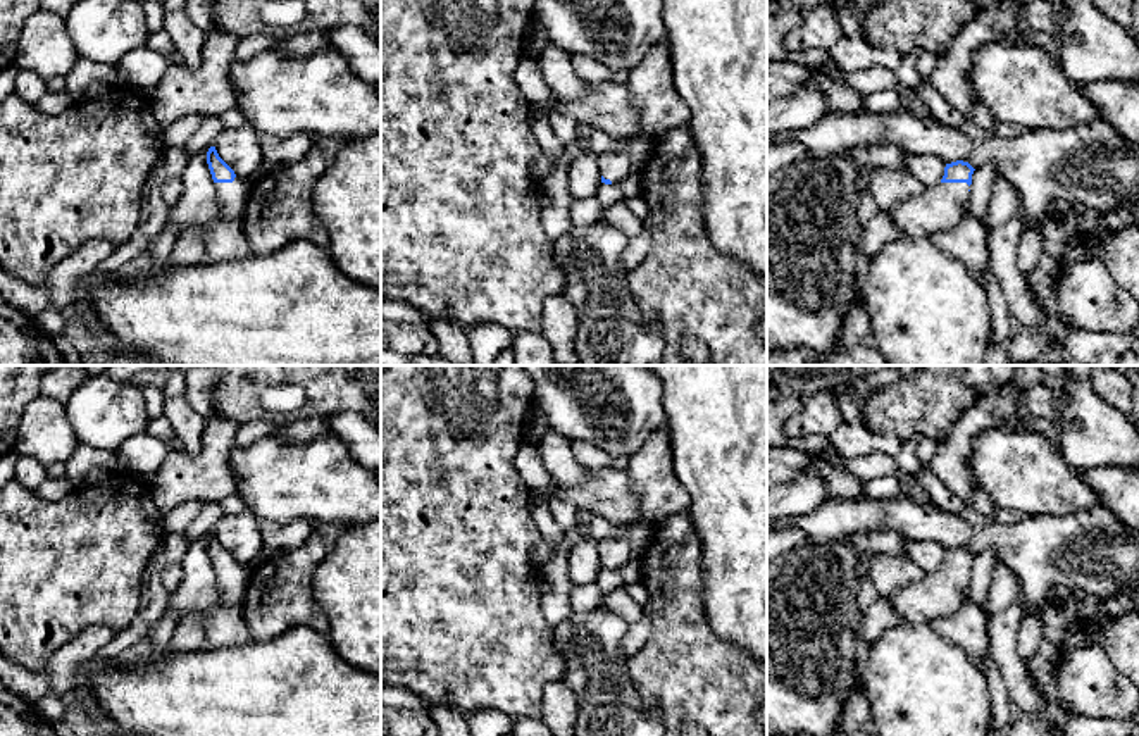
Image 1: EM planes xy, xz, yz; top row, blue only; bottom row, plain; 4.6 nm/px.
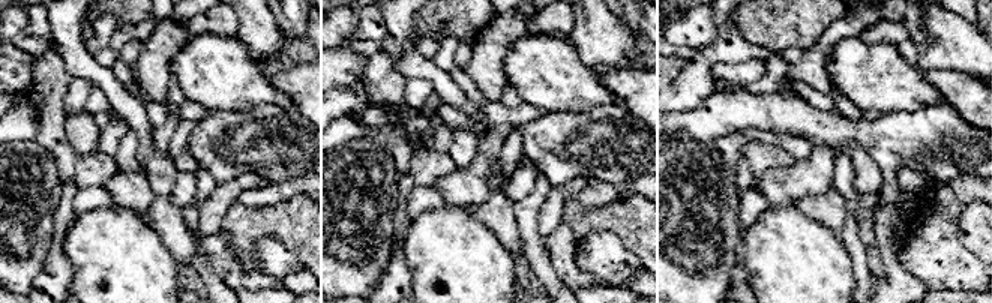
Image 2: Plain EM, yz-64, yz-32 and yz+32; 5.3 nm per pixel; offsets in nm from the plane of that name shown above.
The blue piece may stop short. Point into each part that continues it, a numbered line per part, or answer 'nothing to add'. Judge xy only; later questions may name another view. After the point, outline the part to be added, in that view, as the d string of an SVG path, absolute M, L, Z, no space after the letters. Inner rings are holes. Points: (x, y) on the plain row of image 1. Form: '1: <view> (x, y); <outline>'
1: xy (231, 585); M238 562L233 569L215 569L217 602L205 612L181 617L165 652L184 653L203 650L207 617L224 607L241 607L246 596L248 581L250 572Z

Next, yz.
1: yz (941, 593); M939 569L918 581L894 588L884 600L905 622L930 624L956 614L967 600L970 572L967 569Z

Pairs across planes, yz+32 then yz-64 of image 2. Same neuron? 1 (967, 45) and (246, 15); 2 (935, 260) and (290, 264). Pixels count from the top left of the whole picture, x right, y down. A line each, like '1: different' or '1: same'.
1: same
2: same

